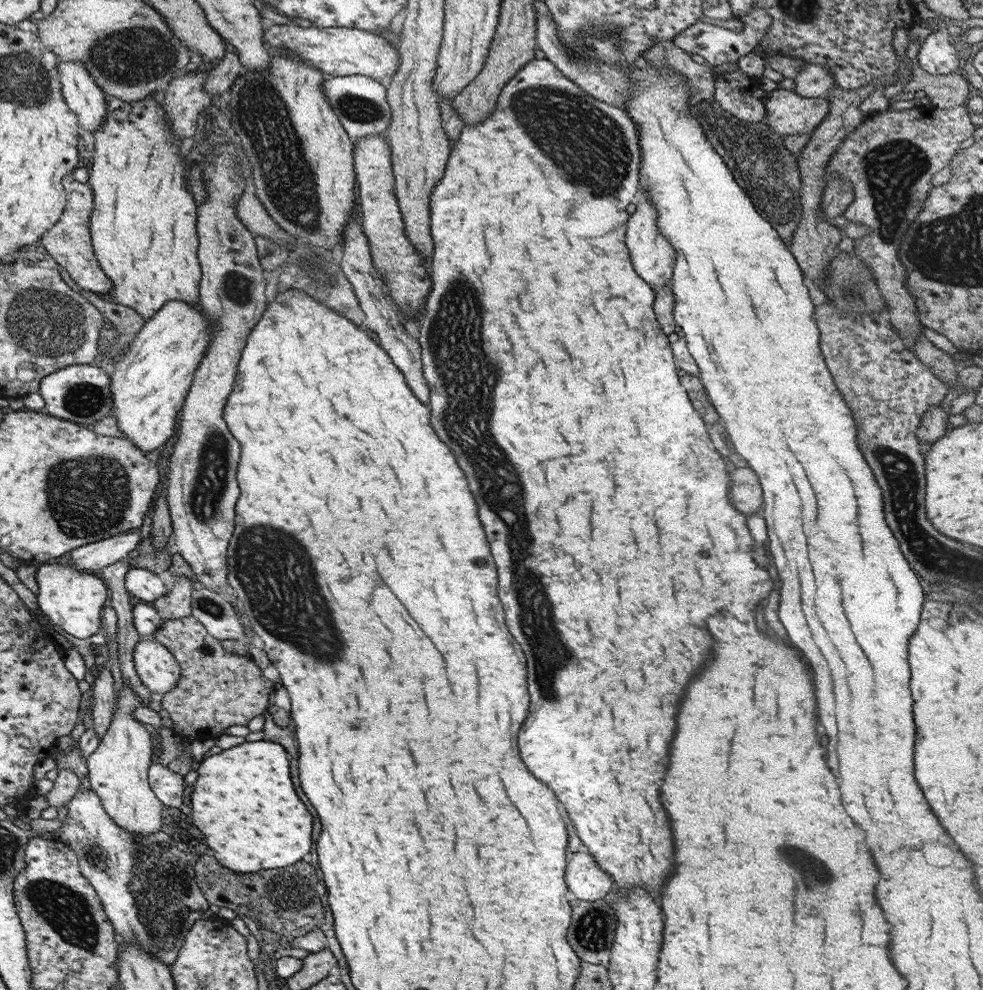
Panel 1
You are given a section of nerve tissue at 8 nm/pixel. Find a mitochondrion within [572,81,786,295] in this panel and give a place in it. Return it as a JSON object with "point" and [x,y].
{"point":[734,137]}

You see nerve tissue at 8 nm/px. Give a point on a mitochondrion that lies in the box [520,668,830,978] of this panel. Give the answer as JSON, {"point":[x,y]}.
{"point":[591,932]}

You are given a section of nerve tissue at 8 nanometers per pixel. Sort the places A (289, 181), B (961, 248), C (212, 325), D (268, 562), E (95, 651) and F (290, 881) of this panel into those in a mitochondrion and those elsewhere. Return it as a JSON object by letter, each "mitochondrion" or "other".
{"A":"mitochondrion","B":"mitochondrion","C":"other","D":"mitochondrion","E":"other","F":"mitochondrion"}

